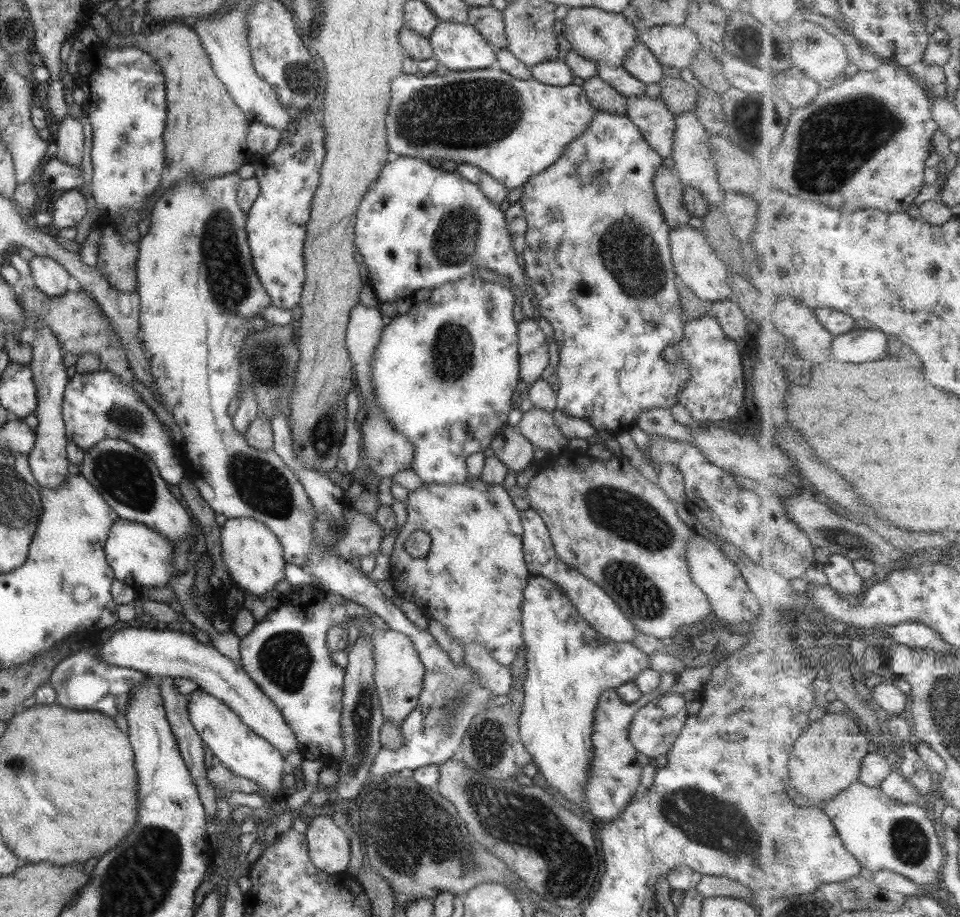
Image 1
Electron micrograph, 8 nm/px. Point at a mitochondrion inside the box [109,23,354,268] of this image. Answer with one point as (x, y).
(299, 77)

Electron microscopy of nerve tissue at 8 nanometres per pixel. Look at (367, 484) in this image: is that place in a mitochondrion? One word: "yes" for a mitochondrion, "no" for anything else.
yes

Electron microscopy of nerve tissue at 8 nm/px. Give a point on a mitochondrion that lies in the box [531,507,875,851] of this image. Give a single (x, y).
(638, 595)

